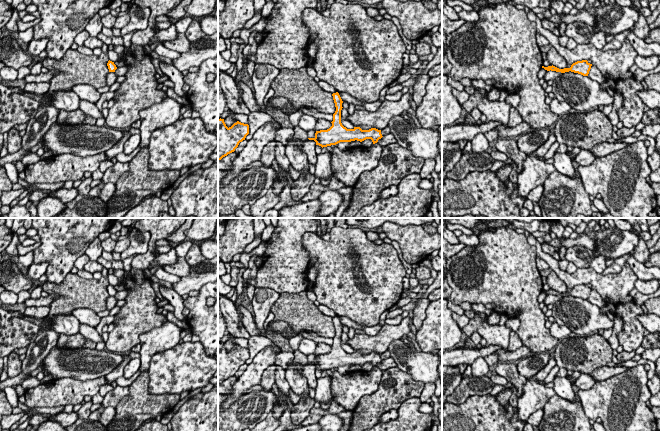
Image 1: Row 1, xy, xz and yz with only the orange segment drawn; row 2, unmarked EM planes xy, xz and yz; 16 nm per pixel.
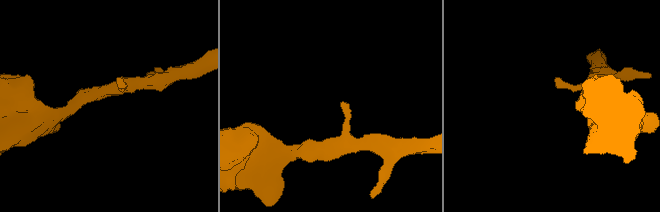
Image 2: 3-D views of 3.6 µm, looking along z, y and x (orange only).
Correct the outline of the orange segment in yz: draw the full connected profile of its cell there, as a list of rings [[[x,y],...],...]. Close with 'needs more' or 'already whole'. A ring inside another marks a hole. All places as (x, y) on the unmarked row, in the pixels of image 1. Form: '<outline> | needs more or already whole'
[[[582,284],[582,285],[577,285],[573,287],[570,292],[559,293],[553,289],[548,290],[548,291],[542,290],[542,292],[544,292],[547,295],[551,294],[551,295],[556,295],[556,296],[561,296],[561,297],[571,295],[574,297],[581,298],[583,300],[588,300],[591,290],[592,288],[590,288],[587,284]]] | already whole

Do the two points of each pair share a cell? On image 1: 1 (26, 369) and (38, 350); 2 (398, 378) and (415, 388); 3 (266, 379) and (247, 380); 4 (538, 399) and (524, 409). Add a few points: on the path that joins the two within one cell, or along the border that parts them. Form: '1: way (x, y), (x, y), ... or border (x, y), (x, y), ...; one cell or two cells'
1: way (29, 364), (35, 355); one cell
2: way (402, 382), (408, 388), (411, 388); one cell
3: border (274, 363), (263, 372), (259, 384); two cells
4: way (535, 399), (527, 406); one cell

